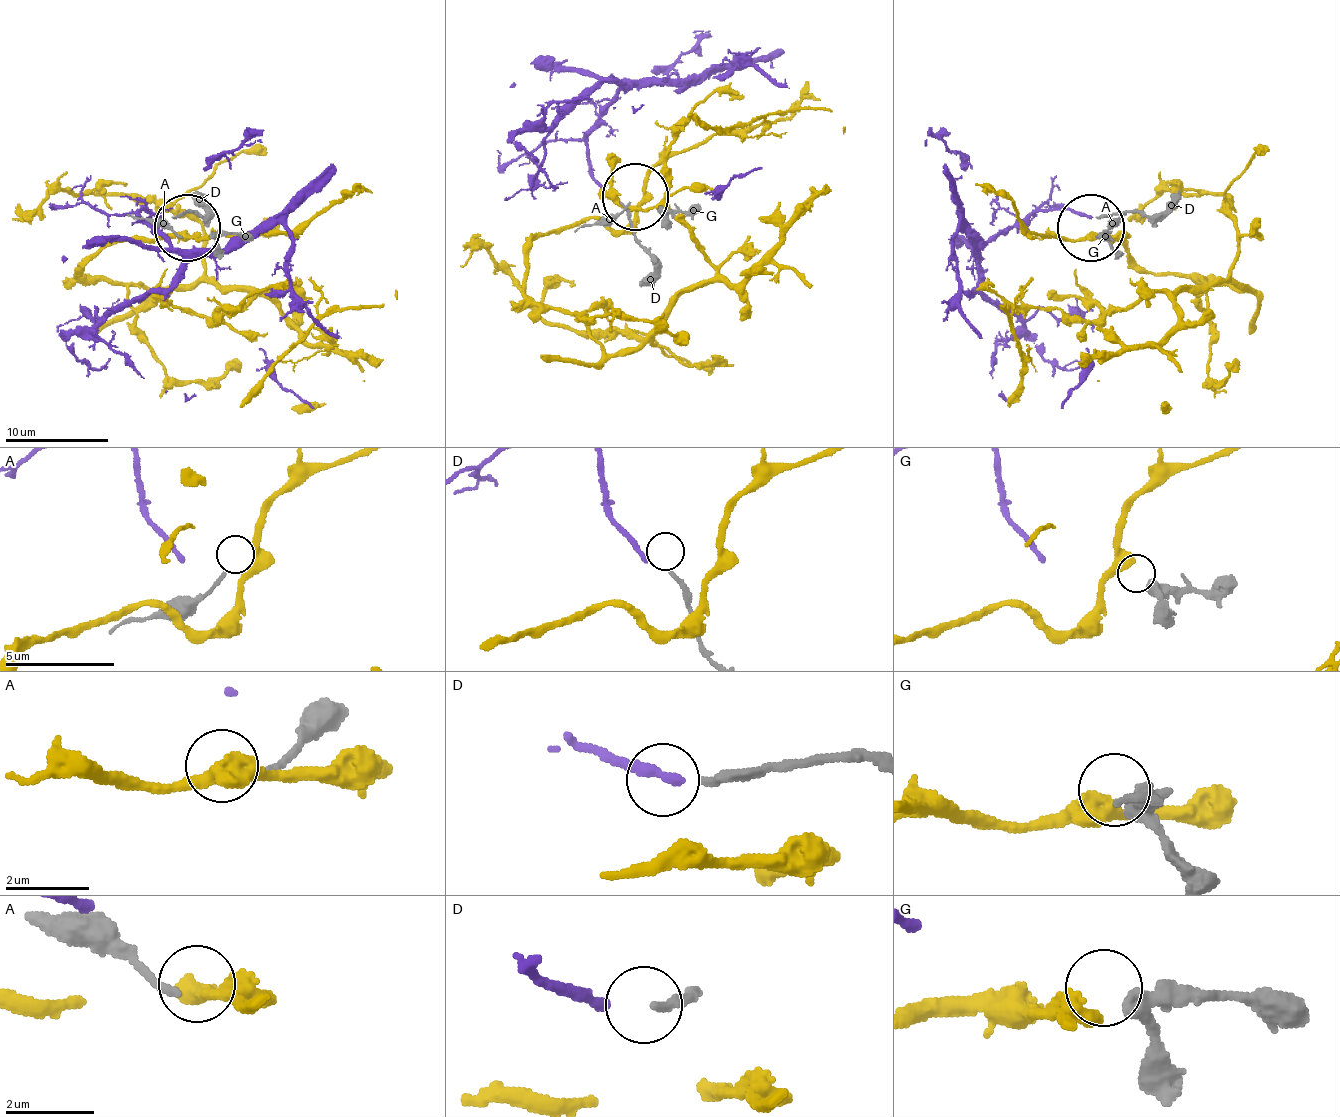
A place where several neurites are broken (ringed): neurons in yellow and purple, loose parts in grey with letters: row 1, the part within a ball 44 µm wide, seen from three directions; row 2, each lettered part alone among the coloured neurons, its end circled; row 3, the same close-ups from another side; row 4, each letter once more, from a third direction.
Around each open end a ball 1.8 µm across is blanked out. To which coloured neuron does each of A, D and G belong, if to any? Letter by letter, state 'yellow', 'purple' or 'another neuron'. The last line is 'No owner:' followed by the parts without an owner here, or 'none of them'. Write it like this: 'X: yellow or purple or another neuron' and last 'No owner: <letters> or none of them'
A: another neuron
D: another neuron
G: yellow
No owner: A, D

